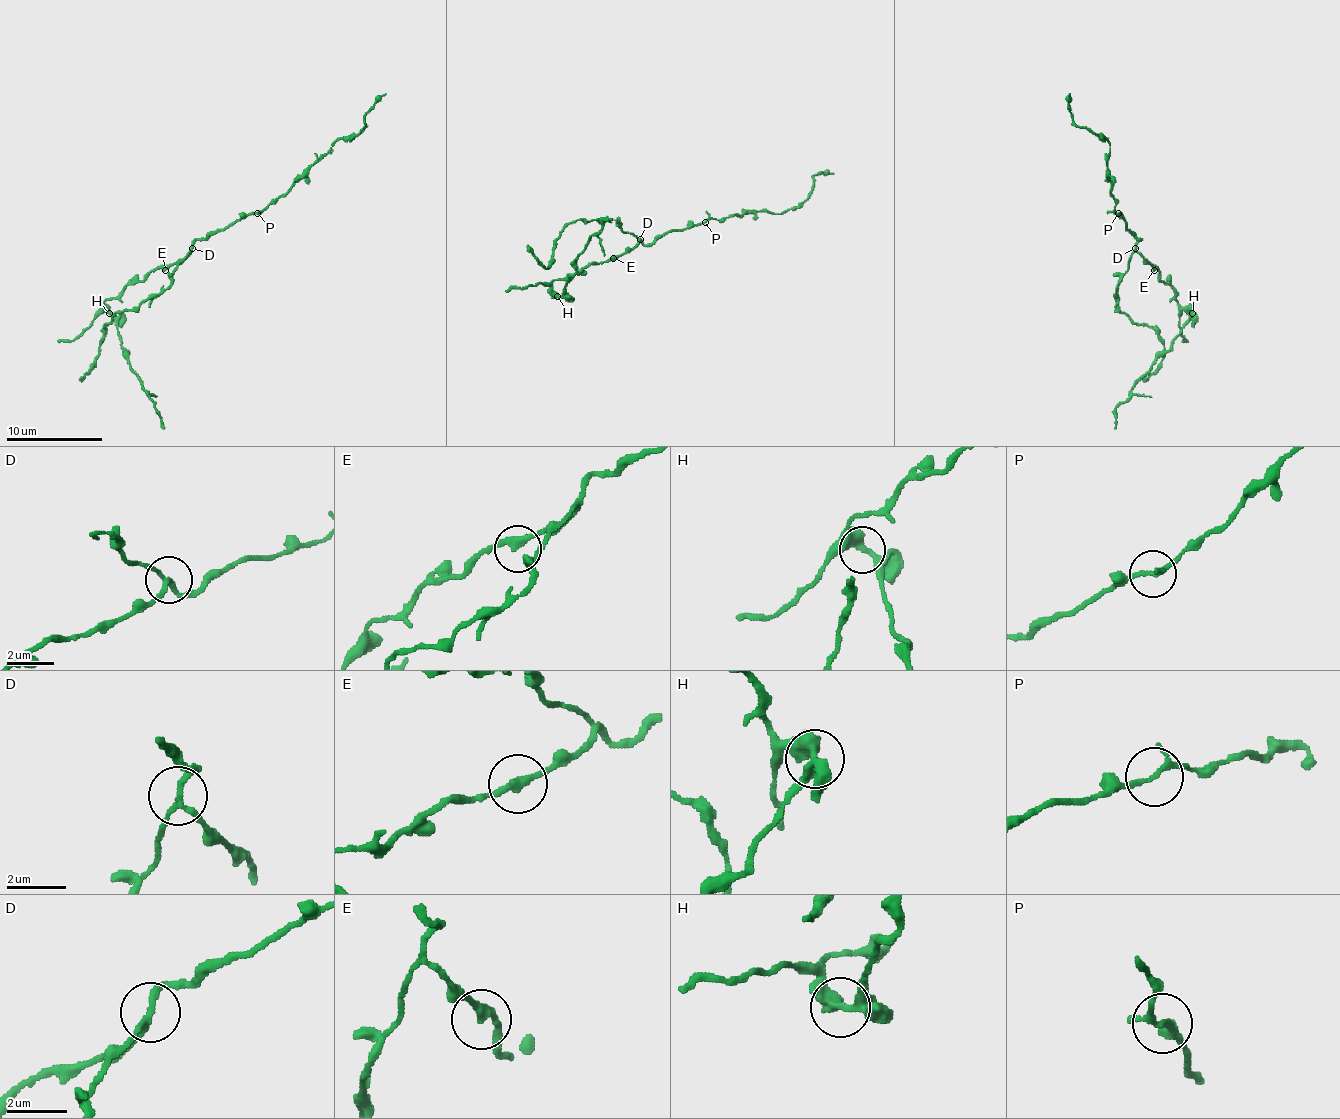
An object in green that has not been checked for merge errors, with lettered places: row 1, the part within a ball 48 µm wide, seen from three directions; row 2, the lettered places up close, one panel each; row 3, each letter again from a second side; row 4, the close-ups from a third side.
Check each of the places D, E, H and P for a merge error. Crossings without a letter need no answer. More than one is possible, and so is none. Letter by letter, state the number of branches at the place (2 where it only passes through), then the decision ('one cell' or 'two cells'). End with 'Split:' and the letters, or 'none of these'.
D: branches 3; two cells
E: branches 2; one cell
H: branches 2; two cells
P: branches 3; one cell
Split: D, H

